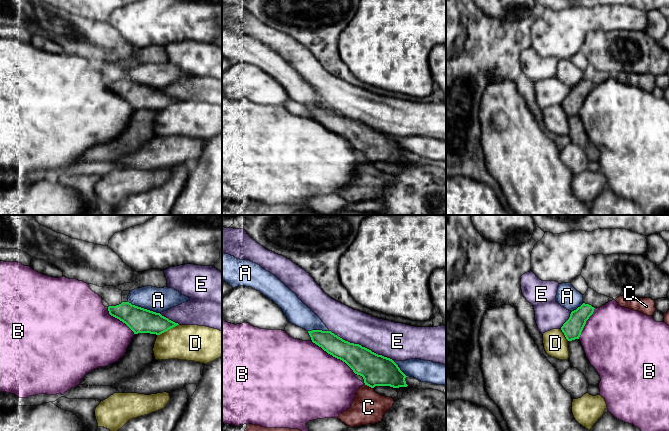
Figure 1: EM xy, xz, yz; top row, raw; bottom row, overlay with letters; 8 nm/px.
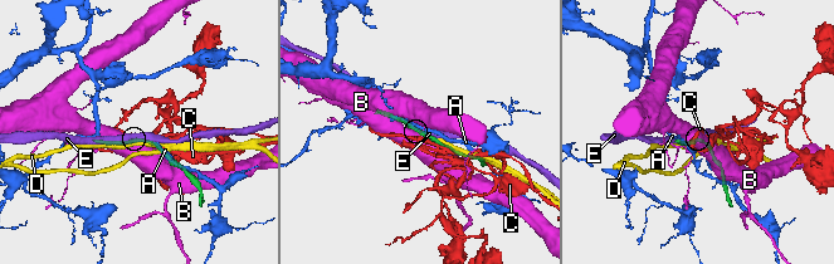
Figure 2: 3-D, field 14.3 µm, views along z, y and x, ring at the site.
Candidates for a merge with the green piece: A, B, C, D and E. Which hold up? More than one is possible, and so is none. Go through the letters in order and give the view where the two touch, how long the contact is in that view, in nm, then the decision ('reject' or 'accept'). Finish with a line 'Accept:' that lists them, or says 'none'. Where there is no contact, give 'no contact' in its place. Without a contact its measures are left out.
A: contact in xy; length 280 nm; reject
B: contact in xz; length 440 nm; reject
C: contact in xz; length 70 nm; reject
D: contact in xy; length 200 nm; reject
E: contact in xz; length 550 nm; reject
Accept: none

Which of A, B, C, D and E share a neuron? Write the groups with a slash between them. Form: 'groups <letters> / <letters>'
groups A / B / C / D / E

